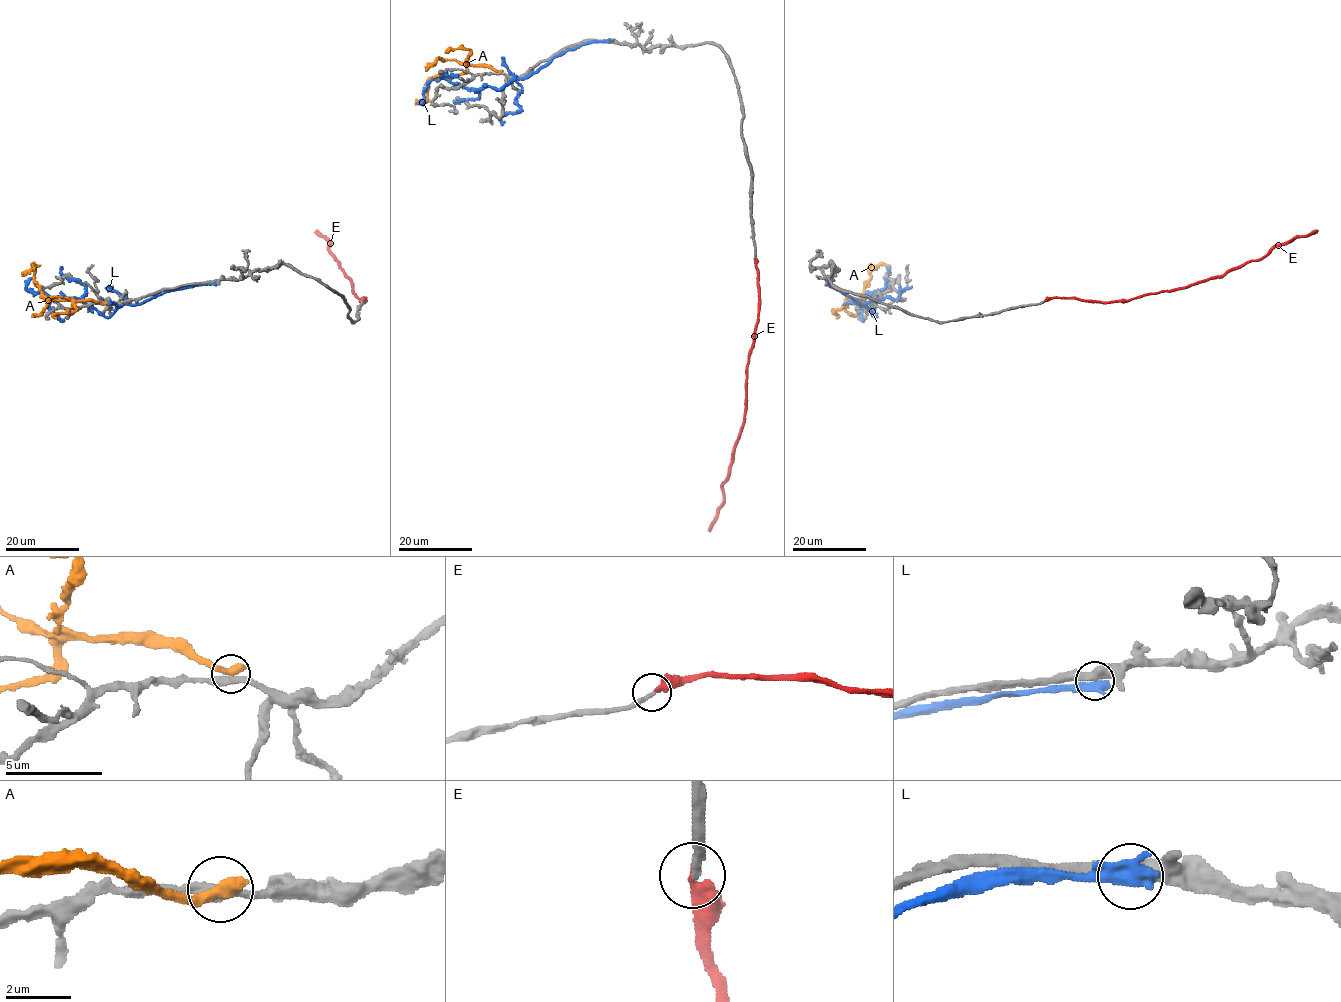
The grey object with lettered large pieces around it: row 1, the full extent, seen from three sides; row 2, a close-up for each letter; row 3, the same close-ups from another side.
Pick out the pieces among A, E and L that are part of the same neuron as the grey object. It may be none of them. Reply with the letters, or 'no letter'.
E

